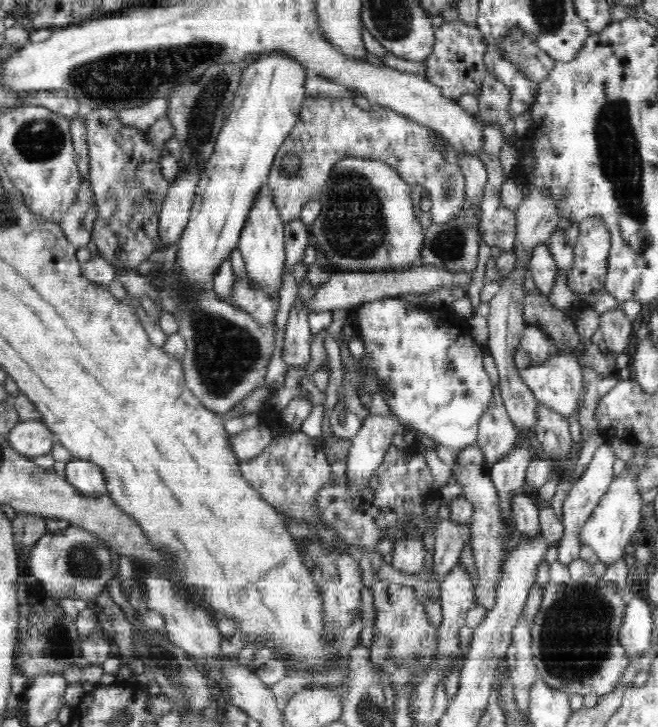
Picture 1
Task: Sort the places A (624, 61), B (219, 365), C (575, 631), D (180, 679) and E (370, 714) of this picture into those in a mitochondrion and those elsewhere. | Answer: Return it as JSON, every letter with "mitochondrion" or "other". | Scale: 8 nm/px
{"A":"other","B":"mitochondrion","C":"mitochondrion","D":"mitochondrion","E":"mitochondrion"}

